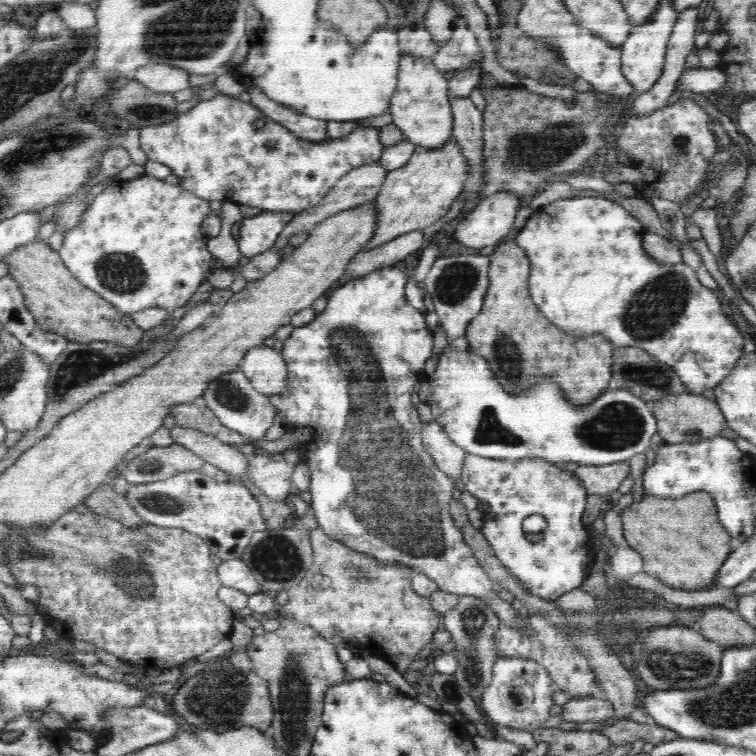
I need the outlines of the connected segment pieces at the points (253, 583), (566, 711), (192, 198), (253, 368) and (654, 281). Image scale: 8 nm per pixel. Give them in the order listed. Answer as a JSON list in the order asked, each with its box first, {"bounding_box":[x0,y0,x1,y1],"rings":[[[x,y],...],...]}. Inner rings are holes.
[{"bounding_box":[217,558,260,594],"rings":[[[240,558],[222,561],[218,565],[217,576],[223,586],[229,586],[244,592],[244,594],[256,594],[260,590],[259,581],[255,578],[253,570]]]},{"bounding_box":[561,696,615,722],"rings":[[[597,696],[571,698],[562,705],[561,716],[566,722],[604,722],[615,716],[615,708],[609,700]]]},{"bounding_box":[59,174,216,318],"rings":[[[143,174],[129,180],[118,178],[94,197],[94,203],[87,209],[80,226],[70,228],[70,231],[66,232],[66,238],[64,238],[62,246],[60,246],[59,255],[65,267],[84,284],[84,286],[97,292],[102,298],[118,308],[118,310],[131,315],[133,312],[144,310],[144,308],[158,307],[167,310],[168,316],[171,318],[176,308],[184,306],[190,298],[192,298],[192,295],[198,290],[198,287],[206,280],[210,272],[214,272],[214,268],[216,267],[214,256],[208,251],[208,234],[204,234],[204,227],[202,227],[204,218],[212,214],[209,203],[206,199],[198,197],[196,193],[180,187],[180,184],[168,184],[164,179],[158,179],[154,176]]]},{"bounding_box":[240,347,288,396],"rings":[[[273,347],[250,348],[242,359],[240,369],[260,394],[275,396],[288,391],[288,366],[282,353]]]},{"bounding_box":[515,197,745,395],"rings":[[[572,197],[568,199],[559,199],[552,204],[546,204],[534,212],[527,220],[527,223],[520,229],[515,238],[516,244],[523,250],[529,260],[530,278],[527,278],[530,284],[530,298],[538,306],[538,310],[560,330],[564,330],[570,336],[594,336],[600,334],[606,340],[610,340],[614,347],[636,347],[646,351],[660,362],[670,365],[682,383],[686,384],[686,392],[700,395],[704,390],[712,390],[717,384],[730,374],[735,364],[740,360],[743,354],[745,340],[732,321],[725,304],[709,288],[702,286],[698,280],[696,271],[685,262],[680,264],[670,264],[660,266],[652,257],[648,256],[643,249],[643,236],[647,232],[642,221],[634,217],[616,202],[605,197]]]}]

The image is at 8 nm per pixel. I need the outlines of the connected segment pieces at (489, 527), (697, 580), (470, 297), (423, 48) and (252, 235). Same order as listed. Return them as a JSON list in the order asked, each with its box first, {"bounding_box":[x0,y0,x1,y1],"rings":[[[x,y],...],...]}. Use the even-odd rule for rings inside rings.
[{"bounding_box":[460,453,592,601],"rings":[[[468,453],[463,460],[460,479],[470,494],[487,504],[488,514],[484,516],[488,518],[483,518],[480,531],[484,533],[486,541],[491,545],[503,568],[514,576],[527,592],[538,598],[553,601],[562,594],[578,588],[592,571],[592,553],[586,549],[586,542],[591,537],[590,530],[589,526],[583,523],[586,498],[589,494],[574,472],[561,470],[554,462],[542,458],[502,460],[482,458]],[[532,514],[541,514],[542,520],[546,520],[542,536],[526,536],[526,532],[522,529],[522,524],[526,524],[526,520],[530,520]]]},{"bounding_box":[620,491,732,591],"rings":[[[704,491],[692,492],[682,496],[682,499],[662,499],[644,495],[638,503],[632,502],[626,510],[622,510],[620,519],[629,548],[636,550],[644,559],[644,572],[680,590],[702,591],[702,588],[709,588],[718,576],[718,570],[732,553],[732,536],[721,525],[713,498]]]},{"bounding_box":[423,254,490,341],"rings":[[[445,254],[439,256],[423,278],[427,298],[431,299],[439,323],[446,331],[449,341],[462,338],[470,321],[481,311],[489,287],[488,268],[490,256],[482,254]]]},{"bounding_box":[396,28,439,58],"rings":[[[398,28],[396,34],[402,54],[414,58],[431,58],[439,49],[432,33],[426,28]]]},{"bounding_box":[237,211,296,257],"rings":[[[263,211],[253,217],[244,218],[237,240],[242,256],[251,257],[274,246],[280,232],[286,228],[296,212]]]}]

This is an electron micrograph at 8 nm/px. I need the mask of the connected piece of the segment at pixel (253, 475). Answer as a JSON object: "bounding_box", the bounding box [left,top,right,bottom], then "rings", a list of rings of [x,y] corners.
{"bounding_box":[247,455,295,501],"rings":[[[266,455],[247,456],[248,475],[260,493],[276,501],[286,500],[294,488],[292,476],[295,470],[288,461],[272,460]]]}

